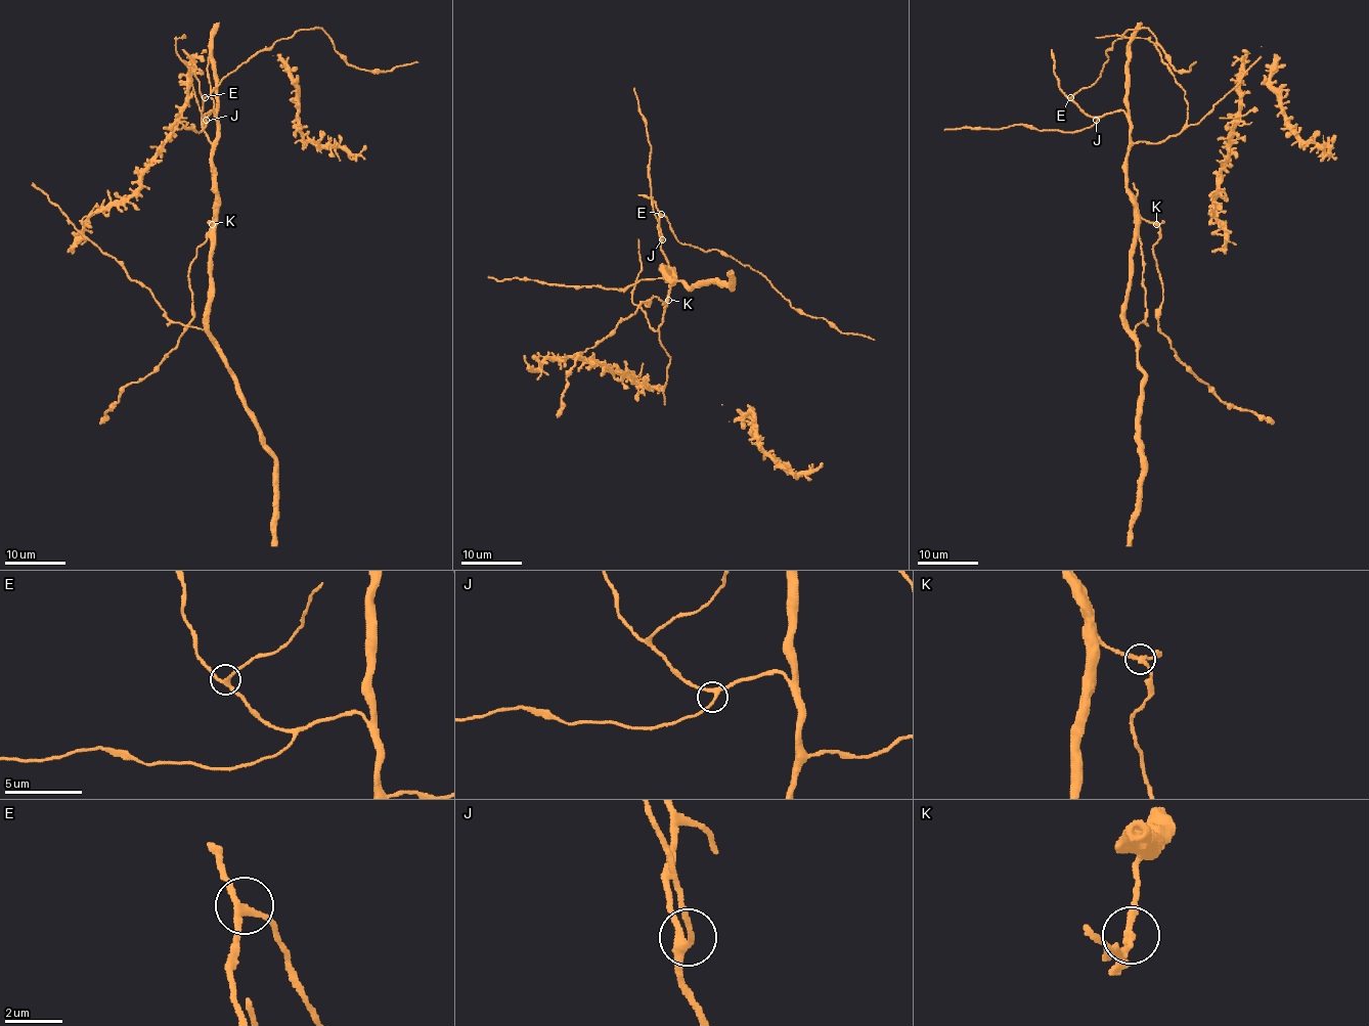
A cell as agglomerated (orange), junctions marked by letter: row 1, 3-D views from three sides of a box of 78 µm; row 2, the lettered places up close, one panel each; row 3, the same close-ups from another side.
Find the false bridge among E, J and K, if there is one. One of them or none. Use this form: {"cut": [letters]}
{"cut": ["K"]}

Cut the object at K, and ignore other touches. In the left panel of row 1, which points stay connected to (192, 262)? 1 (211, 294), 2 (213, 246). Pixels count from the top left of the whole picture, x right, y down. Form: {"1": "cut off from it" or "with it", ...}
{"1": "cut off from it", "2": "cut off from it"}

